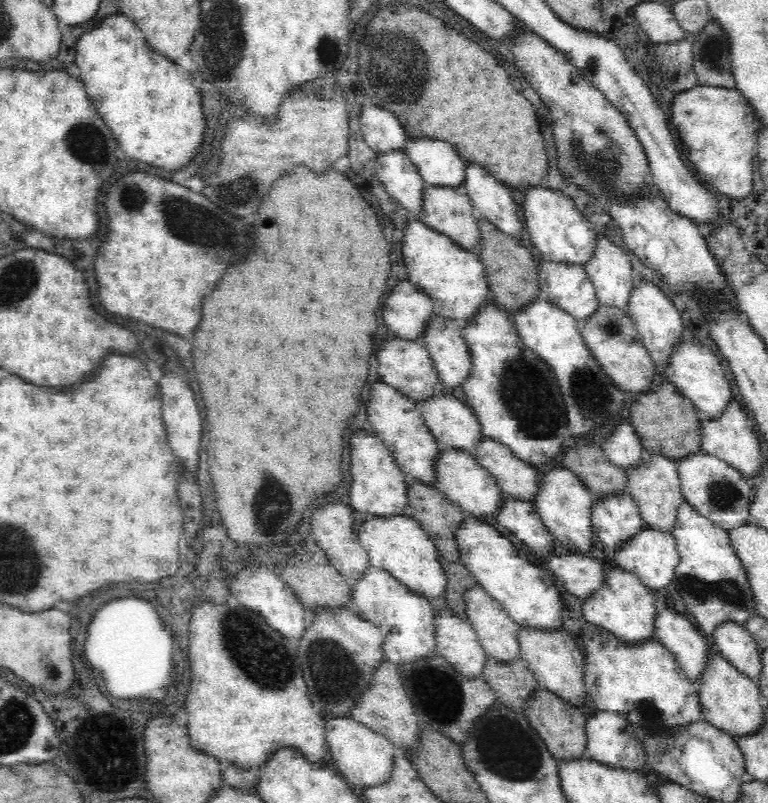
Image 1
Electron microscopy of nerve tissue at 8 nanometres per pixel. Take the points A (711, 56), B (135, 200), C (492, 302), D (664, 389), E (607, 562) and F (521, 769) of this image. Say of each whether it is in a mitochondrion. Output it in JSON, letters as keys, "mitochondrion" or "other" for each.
{"A":"mitochondrion","B":"mitochondrion","C":"other","D":"other","E":"other","F":"mitochondrion"}

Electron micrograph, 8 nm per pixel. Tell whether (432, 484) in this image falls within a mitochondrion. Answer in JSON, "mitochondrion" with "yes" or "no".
{"mitochondrion":"no"}

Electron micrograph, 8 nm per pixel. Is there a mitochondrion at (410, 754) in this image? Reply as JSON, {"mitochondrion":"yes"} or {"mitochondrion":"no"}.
{"mitochondrion":"no"}

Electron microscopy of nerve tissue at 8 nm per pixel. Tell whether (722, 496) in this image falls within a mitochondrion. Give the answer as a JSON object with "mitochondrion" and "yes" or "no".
{"mitochondrion":"yes"}

